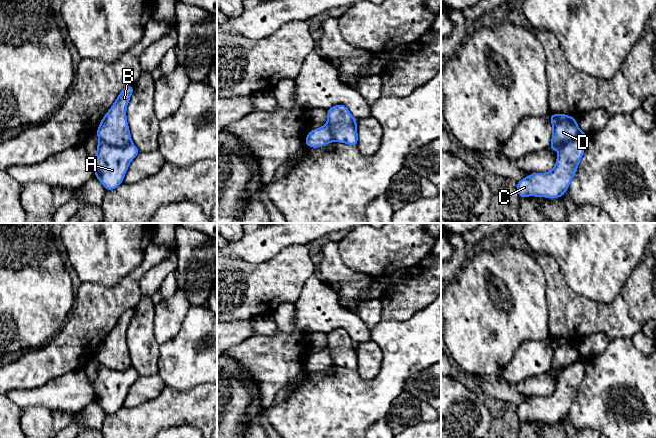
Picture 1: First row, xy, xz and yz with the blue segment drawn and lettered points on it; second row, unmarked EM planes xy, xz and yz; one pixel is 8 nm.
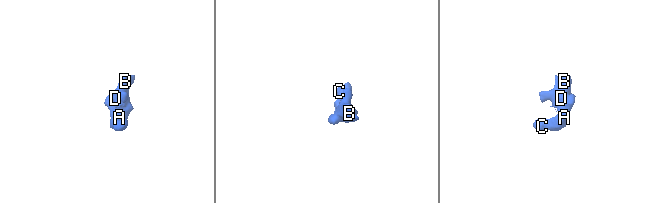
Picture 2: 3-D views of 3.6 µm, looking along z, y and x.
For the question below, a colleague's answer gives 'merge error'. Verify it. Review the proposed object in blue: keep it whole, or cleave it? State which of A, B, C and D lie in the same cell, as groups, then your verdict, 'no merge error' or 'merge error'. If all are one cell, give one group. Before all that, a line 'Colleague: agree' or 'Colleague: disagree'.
Colleague: agree
groups A C / B D; merge error

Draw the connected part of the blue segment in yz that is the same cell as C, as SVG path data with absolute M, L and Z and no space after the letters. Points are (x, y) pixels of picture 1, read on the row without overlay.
M582 356L578 361L562 370L556 383L556 389L550 396L532 397L517 406L516 414L519 421L562 421L584 378L587 358Z

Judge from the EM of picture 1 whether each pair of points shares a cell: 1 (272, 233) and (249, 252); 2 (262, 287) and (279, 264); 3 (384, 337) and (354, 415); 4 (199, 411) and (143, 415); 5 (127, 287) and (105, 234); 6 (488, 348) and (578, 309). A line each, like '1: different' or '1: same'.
1: same
2: same
3: same
4: same
5: different
6: different

